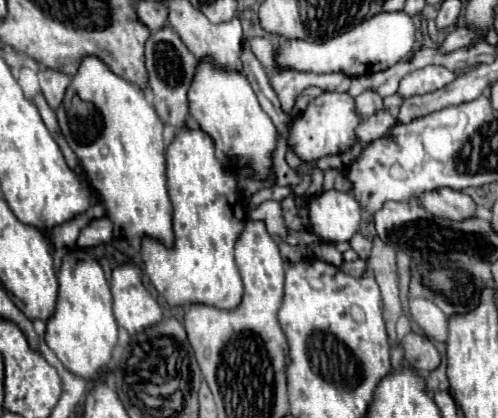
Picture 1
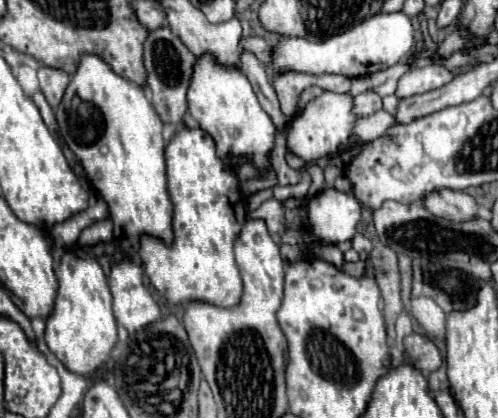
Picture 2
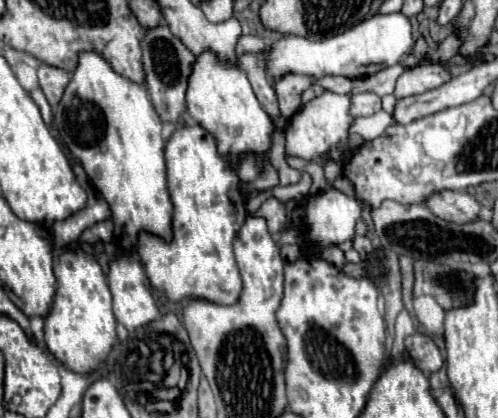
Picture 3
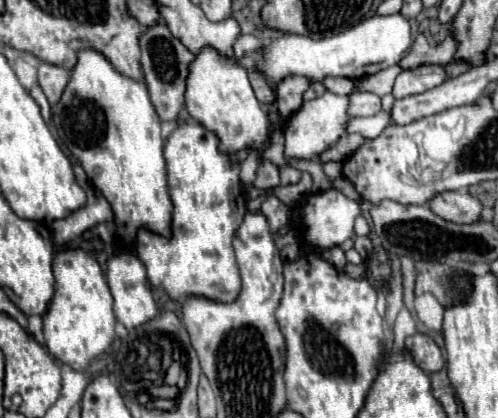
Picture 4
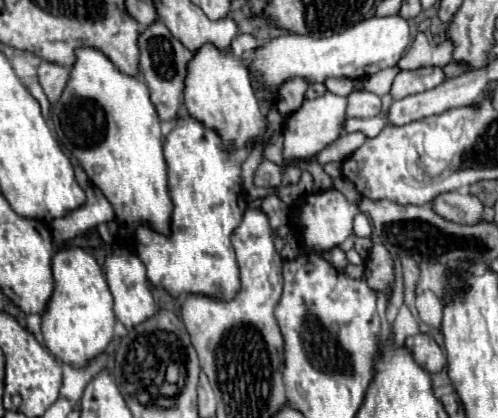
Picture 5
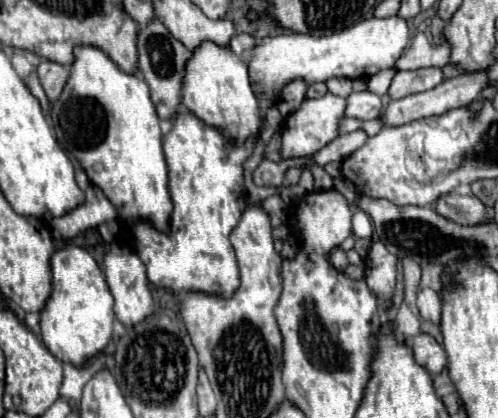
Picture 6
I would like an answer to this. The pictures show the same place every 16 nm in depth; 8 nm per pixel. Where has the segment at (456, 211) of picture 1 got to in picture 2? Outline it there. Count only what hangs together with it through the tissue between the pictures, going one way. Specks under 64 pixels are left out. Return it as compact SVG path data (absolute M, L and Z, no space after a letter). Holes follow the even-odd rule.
M438 190L430 192L422 198L422 204L428 212L432 212L438 218L460 222L460 220L470 220L476 216L478 204L474 202L472 196L456 190Z

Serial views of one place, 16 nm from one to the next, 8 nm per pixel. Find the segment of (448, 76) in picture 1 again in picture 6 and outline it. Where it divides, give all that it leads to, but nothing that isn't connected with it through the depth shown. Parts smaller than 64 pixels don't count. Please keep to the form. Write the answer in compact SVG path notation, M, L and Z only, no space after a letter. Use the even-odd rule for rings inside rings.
M418 68L418 70L408 70L408 72L398 72L392 80L390 86L390 96L394 100L418 94L424 90L430 90L442 82L442 70L440 68Z

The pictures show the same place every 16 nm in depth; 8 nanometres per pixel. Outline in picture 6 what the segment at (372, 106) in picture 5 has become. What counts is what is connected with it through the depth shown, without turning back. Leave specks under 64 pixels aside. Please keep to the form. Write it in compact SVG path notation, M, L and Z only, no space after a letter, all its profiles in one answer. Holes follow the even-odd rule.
M364 90L364 92L352 92L348 96L348 108L346 108L348 118L368 120L376 118L380 112L382 112L382 102L376 94Z

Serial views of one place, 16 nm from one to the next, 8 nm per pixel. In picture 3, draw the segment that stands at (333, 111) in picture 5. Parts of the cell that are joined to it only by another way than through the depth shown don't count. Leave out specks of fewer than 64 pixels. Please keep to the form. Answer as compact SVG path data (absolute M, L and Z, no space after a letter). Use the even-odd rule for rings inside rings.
M324 92L322 96L310 100L300 112L292 116L290 124L286 126L286 154L292 154L304 160L318 160L324 154L336 150L340 142L348 140L352 122L354 122L354 116L350 114L350 96Z

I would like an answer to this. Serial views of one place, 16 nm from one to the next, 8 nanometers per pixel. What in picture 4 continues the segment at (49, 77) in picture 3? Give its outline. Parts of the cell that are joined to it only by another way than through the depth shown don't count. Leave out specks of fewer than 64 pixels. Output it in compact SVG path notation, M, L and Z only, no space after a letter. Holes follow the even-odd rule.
M44 62L38 68L38 82L40 82L40 88L44 90L50 106L56 106L60 102L68 80L70 80L70 72L66 68L44 64Z

